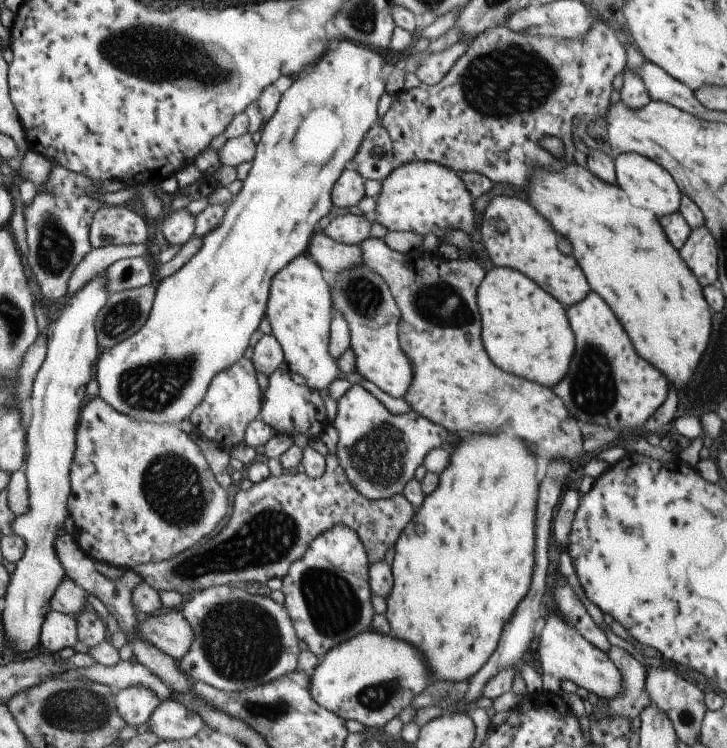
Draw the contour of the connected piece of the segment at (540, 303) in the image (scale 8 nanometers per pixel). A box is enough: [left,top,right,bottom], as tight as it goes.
[476,267,575,386]

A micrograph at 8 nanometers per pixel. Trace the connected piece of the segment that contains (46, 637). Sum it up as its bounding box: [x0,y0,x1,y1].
[38,611,76,654]

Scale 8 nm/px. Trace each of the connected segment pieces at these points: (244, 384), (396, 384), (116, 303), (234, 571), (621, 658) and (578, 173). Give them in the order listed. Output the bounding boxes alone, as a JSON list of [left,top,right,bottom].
[[189,358,261,452],[330,264,414,399],[95,284,155,349],[131,454,415,599],[606,646,650,721],[529,162,711,388]]

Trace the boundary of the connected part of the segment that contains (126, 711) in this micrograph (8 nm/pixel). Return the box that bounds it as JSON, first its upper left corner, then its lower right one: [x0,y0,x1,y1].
[114,687,158,725]

